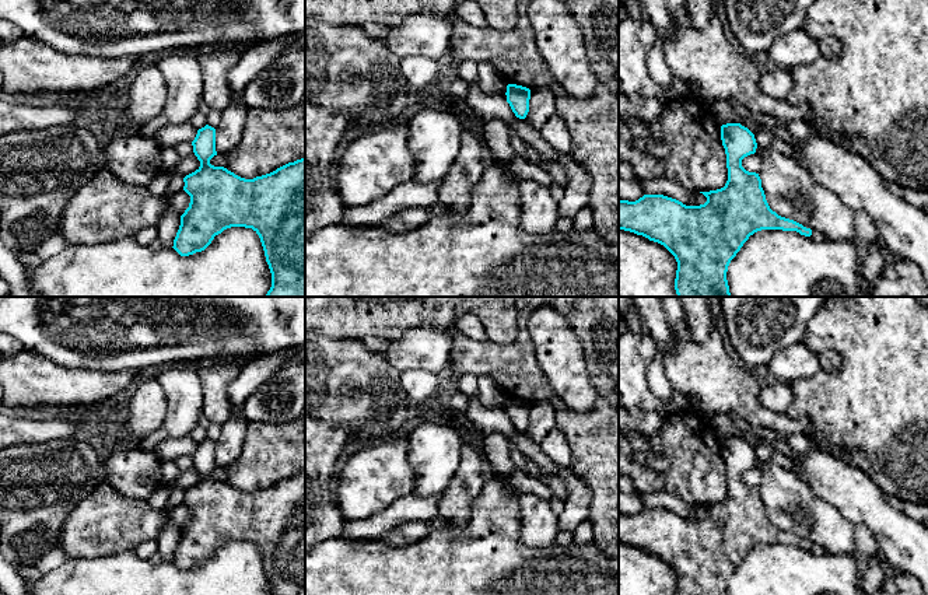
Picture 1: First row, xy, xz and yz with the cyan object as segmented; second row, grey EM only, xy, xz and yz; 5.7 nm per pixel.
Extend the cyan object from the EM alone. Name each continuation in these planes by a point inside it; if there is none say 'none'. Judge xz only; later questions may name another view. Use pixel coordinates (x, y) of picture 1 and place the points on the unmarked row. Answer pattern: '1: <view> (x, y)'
none

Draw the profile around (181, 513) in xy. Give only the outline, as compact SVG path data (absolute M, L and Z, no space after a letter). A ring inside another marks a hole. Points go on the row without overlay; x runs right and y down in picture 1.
M182 503L172 510L172 521L182 529L189 521L190 510Z

